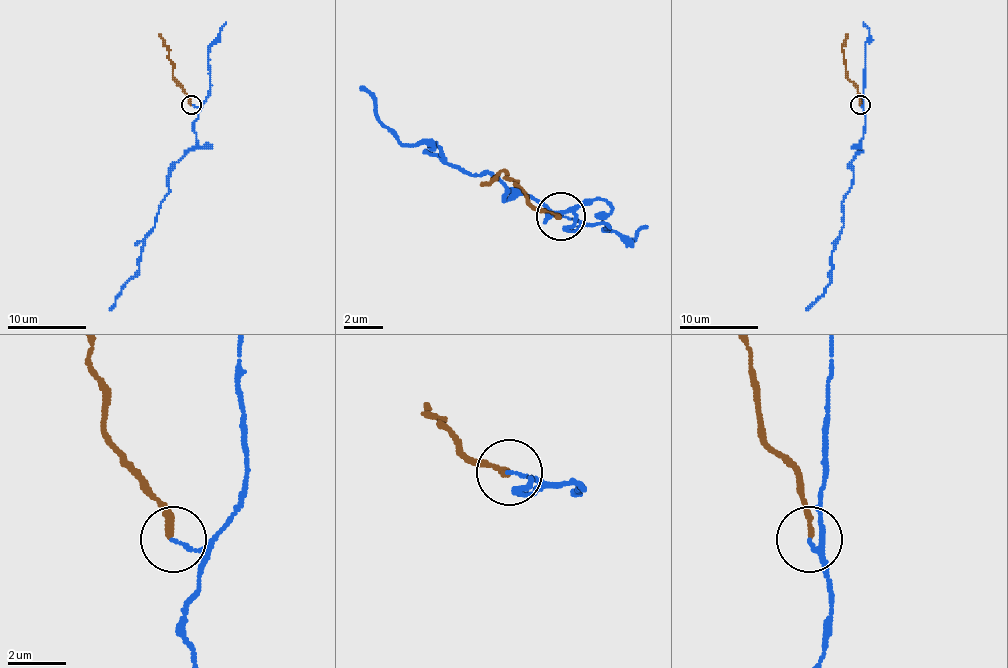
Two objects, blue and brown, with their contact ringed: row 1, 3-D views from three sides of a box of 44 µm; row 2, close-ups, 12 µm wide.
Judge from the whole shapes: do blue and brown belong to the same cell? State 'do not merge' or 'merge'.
do not merge

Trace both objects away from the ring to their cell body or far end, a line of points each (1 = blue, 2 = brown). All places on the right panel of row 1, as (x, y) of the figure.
1: (859, 105), (865, 132), (851, 164), (853, 184), (841, 203), (843, 227), (832, 253), (830, 282), (806, 310)
2: (859, 105), (857, 87), (847, 77), (841, 46), (847, 34)

